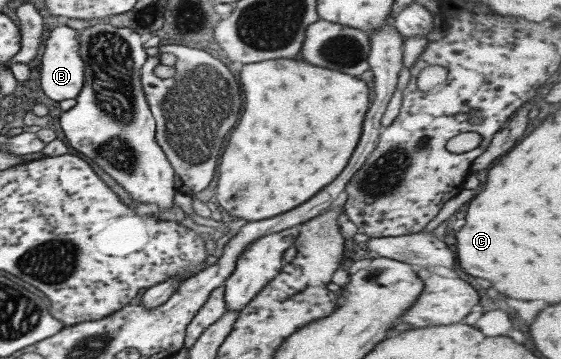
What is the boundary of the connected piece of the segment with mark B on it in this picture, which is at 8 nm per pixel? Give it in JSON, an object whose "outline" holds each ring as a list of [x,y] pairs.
{"outline":[[[57,26],[48,33],[44,41],[44,51],[40,62],[39,85],[42,92],[50,98],[59,102],[75,98],[80,92],[84,82],[84,65],[78,54],[79,40],[78,30],[67,26]]]}

